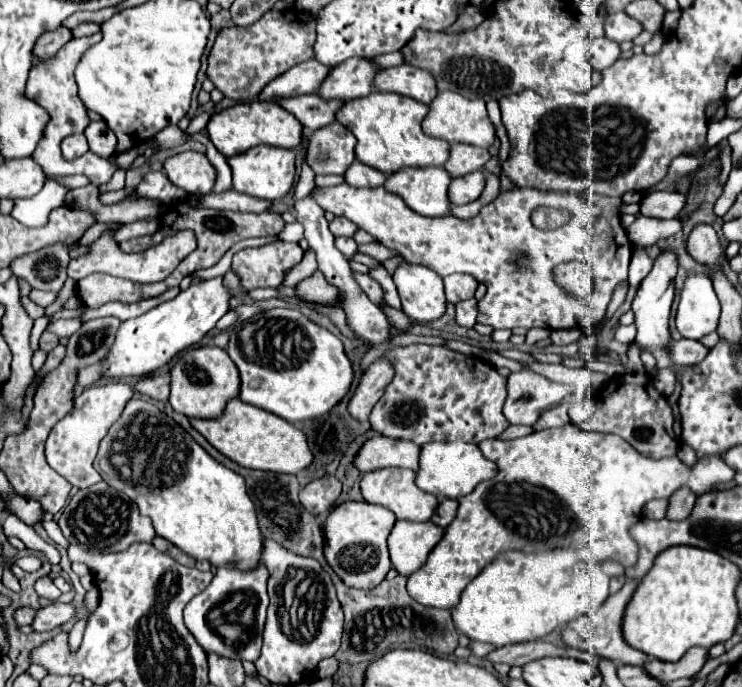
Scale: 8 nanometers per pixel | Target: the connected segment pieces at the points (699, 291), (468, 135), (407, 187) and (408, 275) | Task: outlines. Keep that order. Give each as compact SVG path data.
M689 272L681 290L681 300L679 300L679 308L675 316L679 334L683 338L701 340L705 334L717 330L717 320L719 320L719 300L717 300L717 294L713 290L709 276L703 272Z
M443 92L429 104L429 114L423 120L423 132L433 138L447 140L449 144L471 144L479 148L491 148L497 140L497 132L493 122L487 116L483 100L469 100L461 94Z
M405 168L405 172L397 172L397 176L387 176L385 182L385 190L401 196L405 200L405 204L419 212L421 216L449 216L453 202L449 200L449 184L451 184L451 176L445 168Z
M401 262L393 274L403 312L415 322L431 322L445 312L443 280L421 264Z

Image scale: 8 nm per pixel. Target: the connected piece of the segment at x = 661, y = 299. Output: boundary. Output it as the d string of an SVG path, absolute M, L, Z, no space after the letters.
M661 252L655 258L655 266L645 276L645 280L639 284L635 300L633 300L633 314L635 314L635 344L645 344L645 350L651 350L653 356L657 358L657 368L669 368L669 354L667 354L667 344L672 340L669 332L669 318L671 304L675 298L675 274L677 274L677 260L673 252Z

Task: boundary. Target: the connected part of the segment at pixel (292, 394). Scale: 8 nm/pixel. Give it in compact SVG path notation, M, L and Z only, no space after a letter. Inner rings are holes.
M295 308L255 314L237 332L231 332L227 352L241 374L239 398L291 424L331 412L351 390L355 376L343 342Z

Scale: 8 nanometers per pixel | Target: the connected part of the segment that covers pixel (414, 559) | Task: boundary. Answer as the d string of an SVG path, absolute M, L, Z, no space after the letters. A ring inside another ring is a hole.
M397 520L389 536L393 568L401 576L411 576L425 564L429 552L443 538L443 532L445 530L433 522Z

